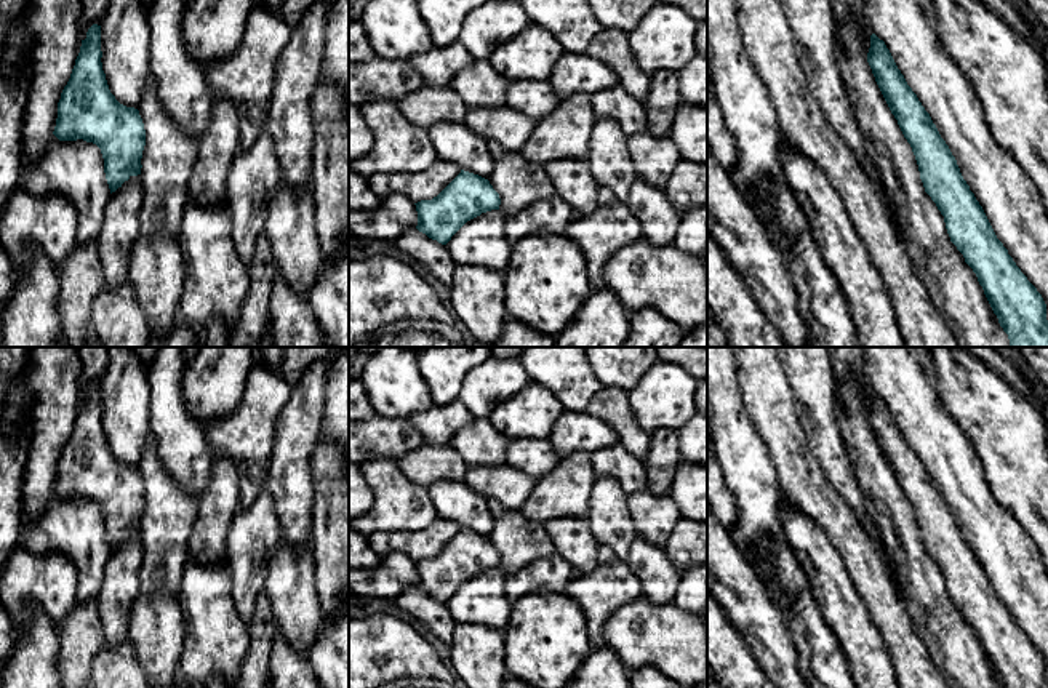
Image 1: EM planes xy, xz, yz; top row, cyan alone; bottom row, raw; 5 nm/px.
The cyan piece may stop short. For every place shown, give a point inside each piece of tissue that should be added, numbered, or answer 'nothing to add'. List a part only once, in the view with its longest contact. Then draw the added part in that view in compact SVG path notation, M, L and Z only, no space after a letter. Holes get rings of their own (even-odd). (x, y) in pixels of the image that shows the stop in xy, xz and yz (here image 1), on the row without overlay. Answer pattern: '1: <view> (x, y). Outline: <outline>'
nothing to add

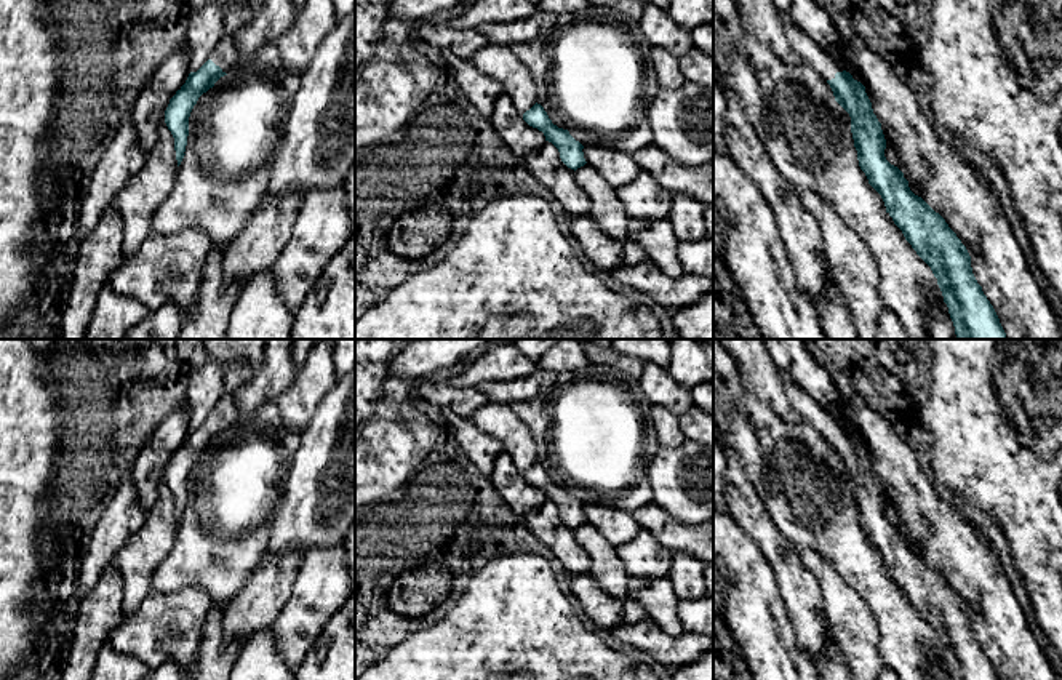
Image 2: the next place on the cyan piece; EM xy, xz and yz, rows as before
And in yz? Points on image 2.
1: yz (821, 420). Outline: M781 373L789 402L804 418L804 421L817 430L822 437L832 438L836 430L843 430L843 424L820 403L817 403L811 394L796 386L787 374Z

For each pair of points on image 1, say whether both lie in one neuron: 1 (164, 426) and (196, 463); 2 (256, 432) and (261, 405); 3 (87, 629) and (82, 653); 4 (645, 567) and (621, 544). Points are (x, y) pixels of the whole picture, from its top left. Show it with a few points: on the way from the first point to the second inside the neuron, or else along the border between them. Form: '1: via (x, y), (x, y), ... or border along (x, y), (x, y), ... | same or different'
1: via (173, 436), (186, 453) | same
2: via (256, 426), (256, 412) | same
3: via (82, 636), (82, 647) | same
4: border along (637, 536), (624, 560) | different

